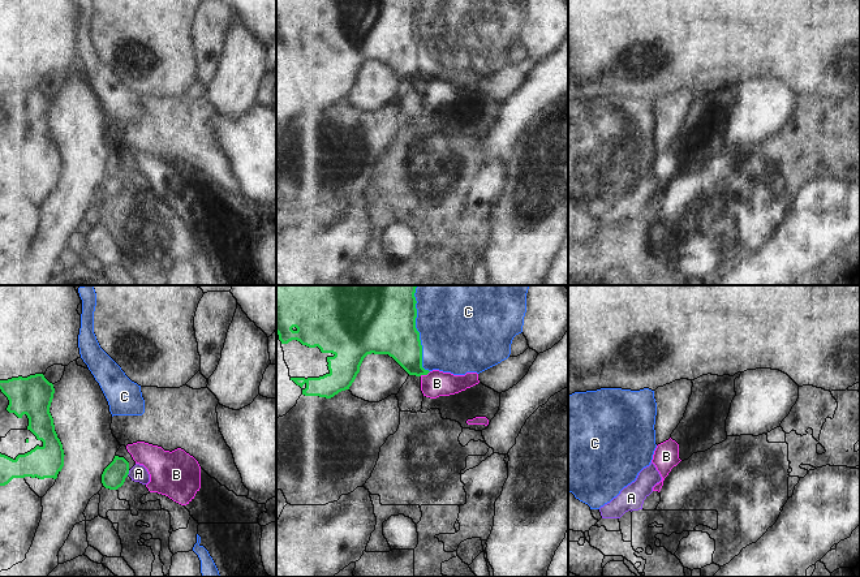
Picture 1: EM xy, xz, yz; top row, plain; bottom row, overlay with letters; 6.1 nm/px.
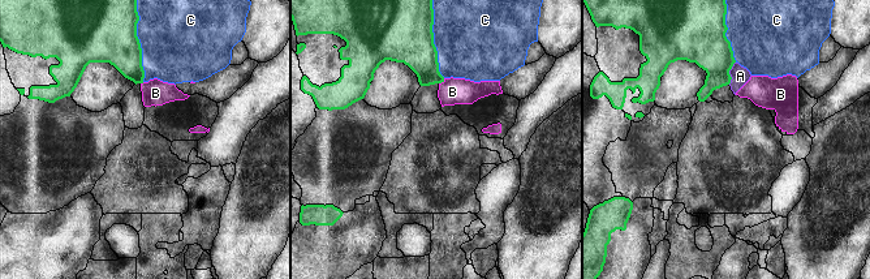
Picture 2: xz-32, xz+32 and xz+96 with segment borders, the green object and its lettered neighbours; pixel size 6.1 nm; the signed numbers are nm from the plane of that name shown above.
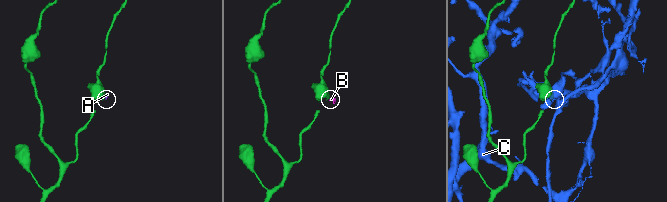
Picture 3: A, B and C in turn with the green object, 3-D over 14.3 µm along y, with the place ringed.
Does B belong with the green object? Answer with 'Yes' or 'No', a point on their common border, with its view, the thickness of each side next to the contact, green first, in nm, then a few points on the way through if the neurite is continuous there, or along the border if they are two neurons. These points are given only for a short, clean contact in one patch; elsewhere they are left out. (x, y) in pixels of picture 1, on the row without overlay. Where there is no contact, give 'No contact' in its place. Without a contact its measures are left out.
No. Touches green at xz (425, 82). Thickness 220 nm (green) against 160 nm. Boundary: xz (430, 80), (420, 84).

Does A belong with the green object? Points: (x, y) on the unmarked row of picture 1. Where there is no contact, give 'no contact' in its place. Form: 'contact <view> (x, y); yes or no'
contact xy (128, 181); no

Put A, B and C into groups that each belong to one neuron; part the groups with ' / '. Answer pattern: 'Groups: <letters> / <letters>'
Groups: A B C.

